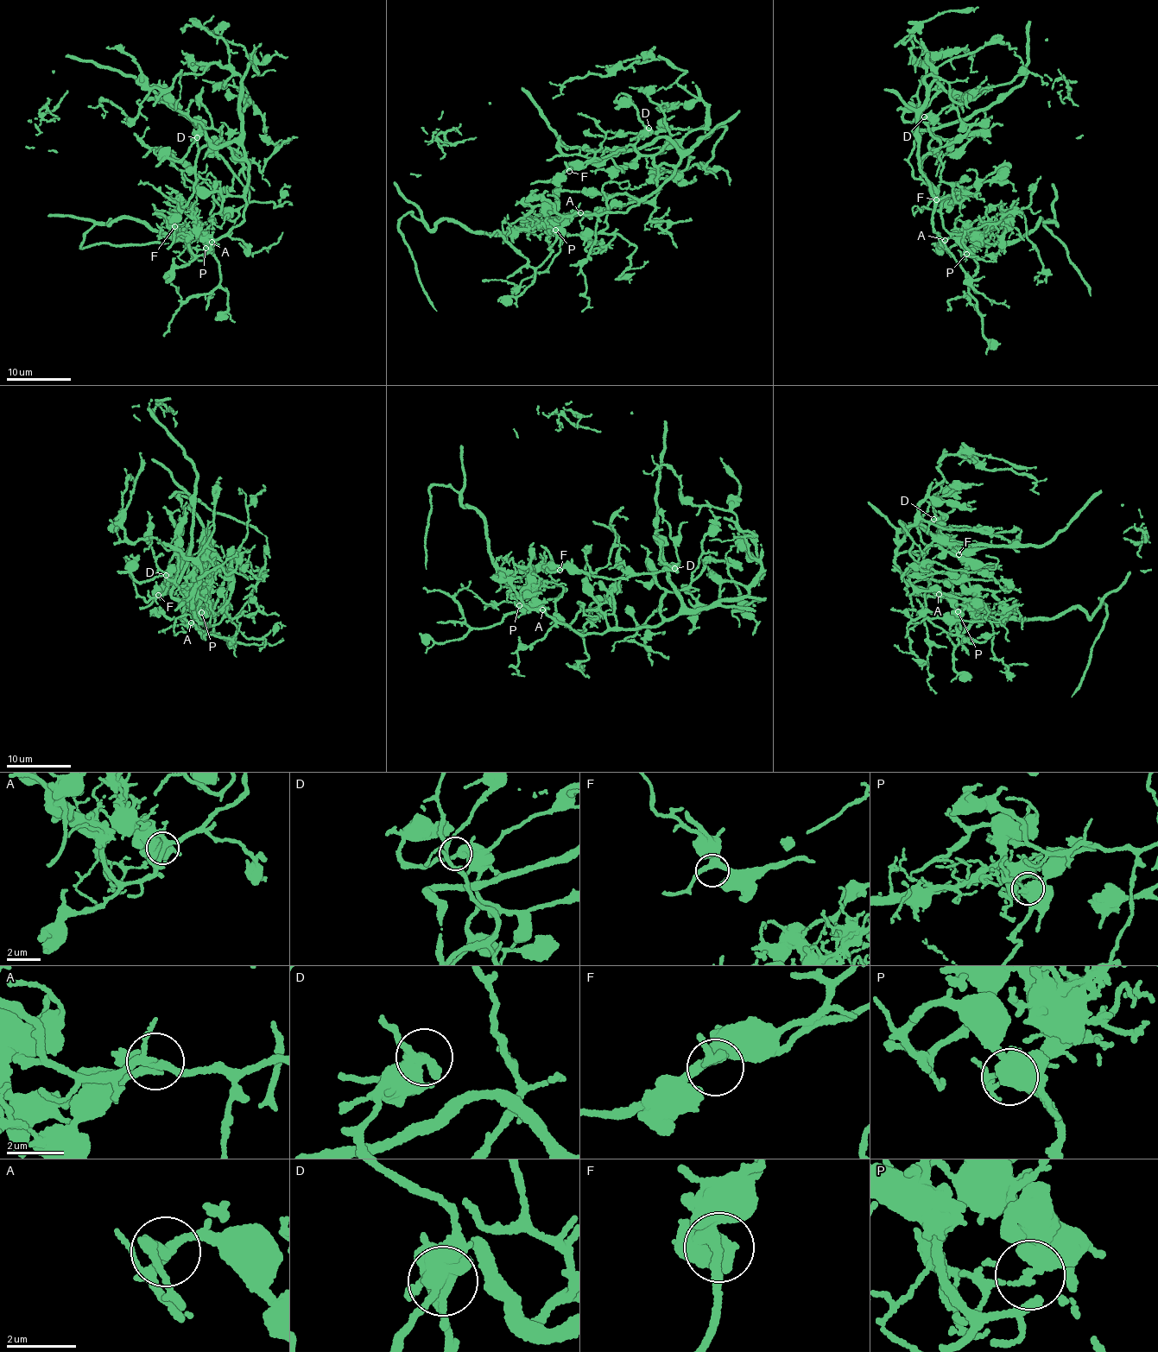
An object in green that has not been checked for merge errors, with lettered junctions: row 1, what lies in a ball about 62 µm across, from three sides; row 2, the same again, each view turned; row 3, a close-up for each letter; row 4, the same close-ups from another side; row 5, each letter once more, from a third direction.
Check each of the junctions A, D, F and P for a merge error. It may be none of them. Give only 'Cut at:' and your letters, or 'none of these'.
Cut at: P

